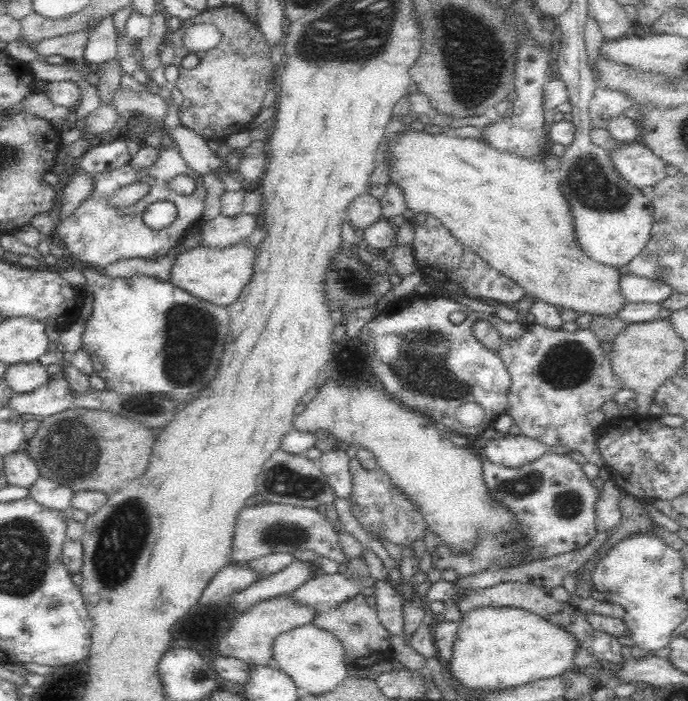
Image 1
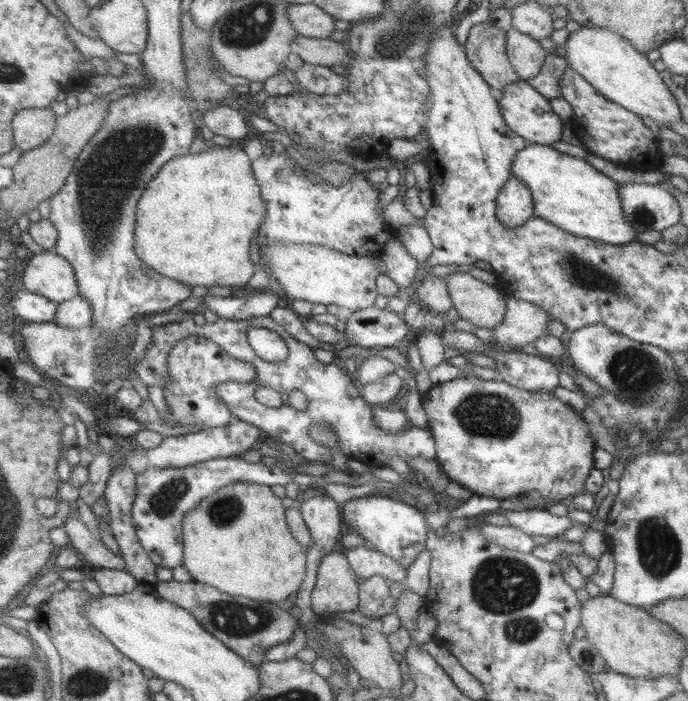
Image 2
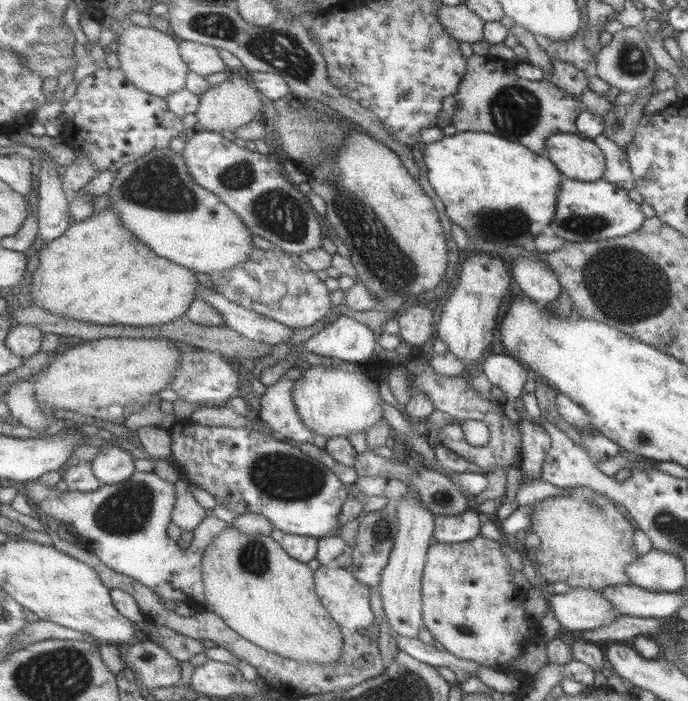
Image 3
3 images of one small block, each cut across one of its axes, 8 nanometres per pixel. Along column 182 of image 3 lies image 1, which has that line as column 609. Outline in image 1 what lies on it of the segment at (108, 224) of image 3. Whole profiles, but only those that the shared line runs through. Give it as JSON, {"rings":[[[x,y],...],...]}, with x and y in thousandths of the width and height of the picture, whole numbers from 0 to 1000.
{"rings":[[[615,185],[610,188],[596,188],[596,191],[587,190],[587,194],[581,194],[578,200],[573,200],[571,197],[565,211],[565,217],[568,214],[574,217],[568,251],[577,254],[580,261],[587,267],[592,295],[603,302],[618,300],[619,302],[632,305],[645,318],[645,322],[650,322],[658,331],[658,335],[663,337],[669,345],[682,351],[692,362],[696,362],[706,374],[712,375],[712,379],[727,388],[727,391],[733,391],[747,398],[753,405],[757,405],[765,419],[770,419],[779,424],[782,429],[801,434],[815,442],[831,441],[843,449],[855,448],[872,452],[895,452],[914,432],[914,428],[903,412],[903,397],[907,392],[901,388],[901,379],[884,379],[884,377],[869,374],[865,368],[852,362],[839,335],[831,292],[828,292],[828,287],[823,284],[823,280],[817,274],[808,248],[798,244],[786,228],[776,225],[763,227],[744,218],[727,217],[709,210],[709,207],[698,201],[692,201],[692,198],[663,197],[645,188],[628,193]]]}

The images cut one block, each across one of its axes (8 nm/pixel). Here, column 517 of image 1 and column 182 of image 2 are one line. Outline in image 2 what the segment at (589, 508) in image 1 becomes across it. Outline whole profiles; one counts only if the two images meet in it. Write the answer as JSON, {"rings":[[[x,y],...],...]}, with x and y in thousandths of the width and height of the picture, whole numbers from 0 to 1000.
{"rings":[[[337,652],[337,653],[317,653],[301,659],[291,659],[282,665],[273,665],[272,668],[228,668],[222,666],[218,672],[202,679],[201,688],[201,710],[195,719],[195,743],[198,743],[198,752],[201,752],[201,763],[205,769],[206,777],[215,785],[221,796],[231,805],[233,809],[241,807],[241,810],[262,810],[269,806],[269,742],[273,738],[273,732],[279,728],[288,726],[288,722],[294,720],[294,715],[299,713],[299,709],[314,705],[320,698],[342,690],[343,688],[366,688],[369,690],[381,690],[390,693],[401,693],[430,689],[443,696],[446,693],[456,693],[467,698],[467,692],[456,692],[449,686],[449,680],[442,676],[419,676],[410,665],[390,665],[390,662],[366,662],[355,653]]]}

